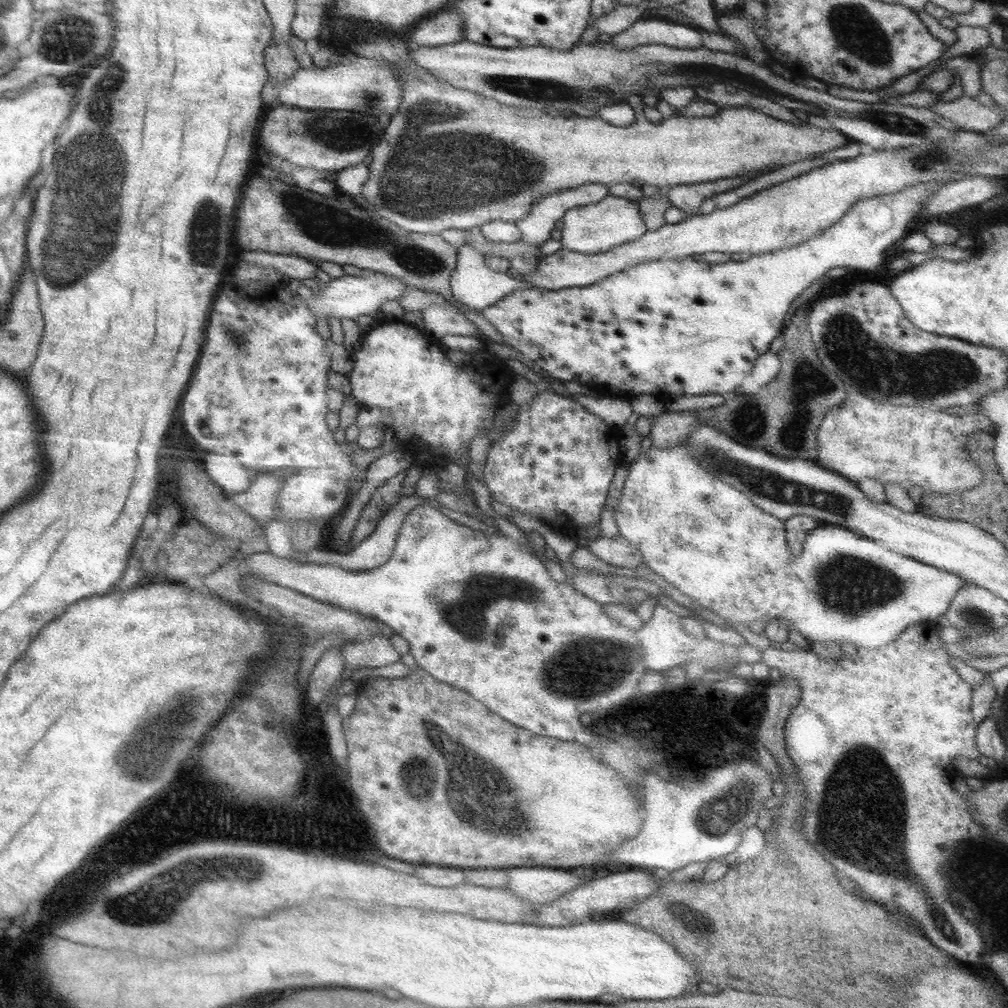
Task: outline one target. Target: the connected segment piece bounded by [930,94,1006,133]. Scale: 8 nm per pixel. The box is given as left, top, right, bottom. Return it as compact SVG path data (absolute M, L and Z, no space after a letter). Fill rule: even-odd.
M964 94L948 102L936 102L930 109L938 116L955 122L962 130L977 133L998 128L1006 113L1000 106L992 108L984 106L976 99Z

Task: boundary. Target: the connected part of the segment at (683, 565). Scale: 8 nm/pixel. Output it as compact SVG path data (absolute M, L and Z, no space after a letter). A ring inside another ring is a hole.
M684 444L668 448L651 446L639 458L631 462L620 501L613 515L619 534L626 538L630 544L636 545L640 549L645 564L650 569L665 578L666 582L678 588L680 592L683 592L700 606L718 614L726 622L737 622L738 624L742 622L750 627L760 623L760 626L765 628L769 620L778 619L785 624L788 630L796 628L809 643L815 644L819 650L824 650L825 642L828 641L834 641L839 645L842 642L851 642L856 648L868 647L875 649L892 642L908 626L923 623L924 621L935 621L941 615L944 615L959 588L962 585L971 583L947 570L940 570L935 566L918 562L915 558L889 550L880 541L872 540L863 534L856 534L855 531L832 523L823 524L809 531L803 543L802 552L797 557L792 557L786 544L788 539L786 539L784 521L758 508L751 498L748 498L731 484L724 482L719 475L708 472L703 466L700 466L700 463L688 451L688 445Z

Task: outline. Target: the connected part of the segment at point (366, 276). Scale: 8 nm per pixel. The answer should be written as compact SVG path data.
M366 271L359 275L346 274L339 278L332 278L325 285L322 293L314 293L313 298L304 302L314 311L317 318L351 318L356 321L360 316L371 316L381 311L387 300L397 300L412 286L404 280L396 280L393 276L376 271Z

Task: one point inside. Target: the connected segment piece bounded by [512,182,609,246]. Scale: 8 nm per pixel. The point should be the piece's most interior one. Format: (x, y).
(534, 228)

